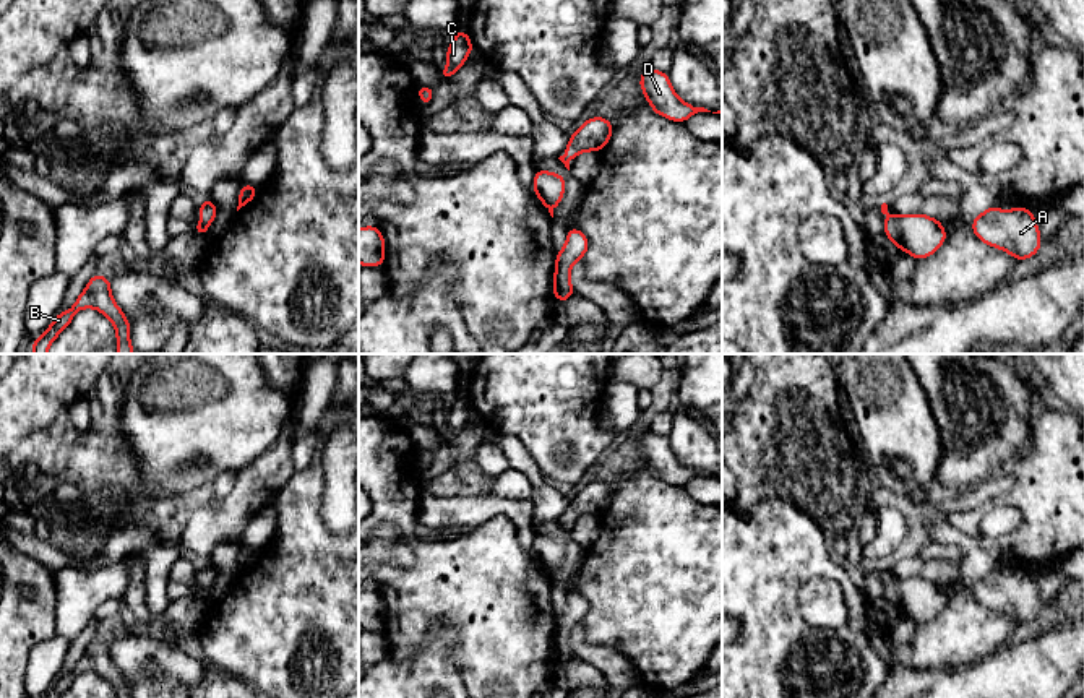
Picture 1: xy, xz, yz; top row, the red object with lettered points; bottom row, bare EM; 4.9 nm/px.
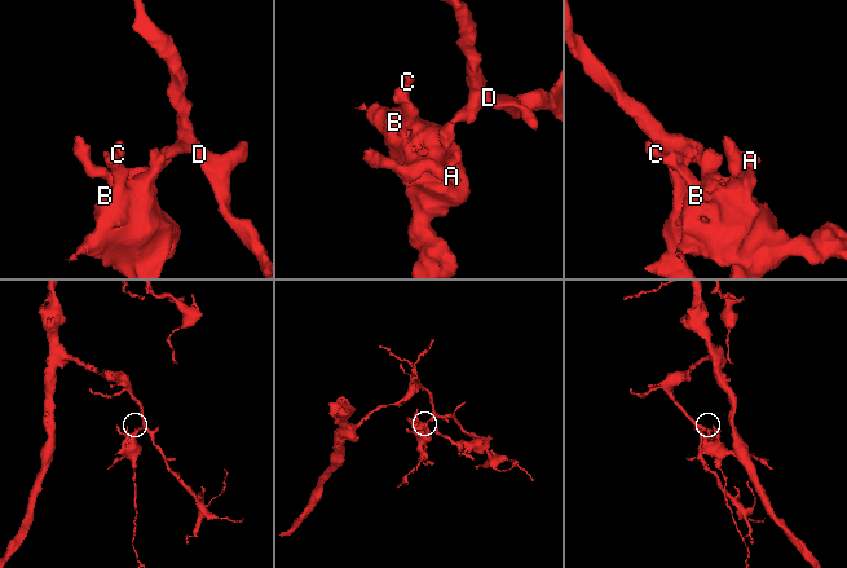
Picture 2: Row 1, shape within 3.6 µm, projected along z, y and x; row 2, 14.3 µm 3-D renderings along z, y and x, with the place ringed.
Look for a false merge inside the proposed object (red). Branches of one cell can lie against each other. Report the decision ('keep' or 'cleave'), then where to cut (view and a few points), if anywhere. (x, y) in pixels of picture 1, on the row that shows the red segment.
keep; cut none

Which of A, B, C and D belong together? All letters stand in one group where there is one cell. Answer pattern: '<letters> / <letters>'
A B C D

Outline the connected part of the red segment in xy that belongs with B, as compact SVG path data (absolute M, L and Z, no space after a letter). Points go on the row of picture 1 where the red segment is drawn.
M97 273L89 279L71 308L58 313L47 331L29 344L32 352L47 354L49 346L71 323L75 313L88 307L97 308L114 323L117 331L117 354L135 354L130 344L130 321L110 295L110 279Z

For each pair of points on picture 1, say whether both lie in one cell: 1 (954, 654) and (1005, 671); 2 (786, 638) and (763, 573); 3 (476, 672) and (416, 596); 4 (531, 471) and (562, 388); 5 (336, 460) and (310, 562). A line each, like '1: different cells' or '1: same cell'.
1: different cells
2: same cell
3: same cell
4: different cells
5: different cells

